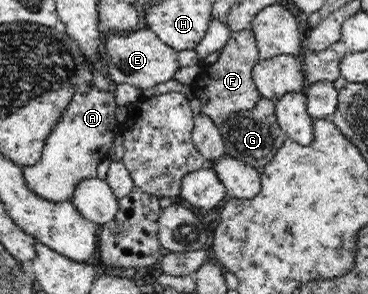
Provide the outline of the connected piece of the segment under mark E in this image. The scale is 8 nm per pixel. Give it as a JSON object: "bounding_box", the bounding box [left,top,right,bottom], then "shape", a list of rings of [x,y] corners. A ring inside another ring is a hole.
{"bounding_box":[103,26,181,91],"shape":[[[143,26],[126,34],[106,33],[103,51],[104,74],[111,79],[114,85],[128,83],[145,91],[173,79],[181,69],[177,58],[179,50],[165,44],[151,29]]]}

